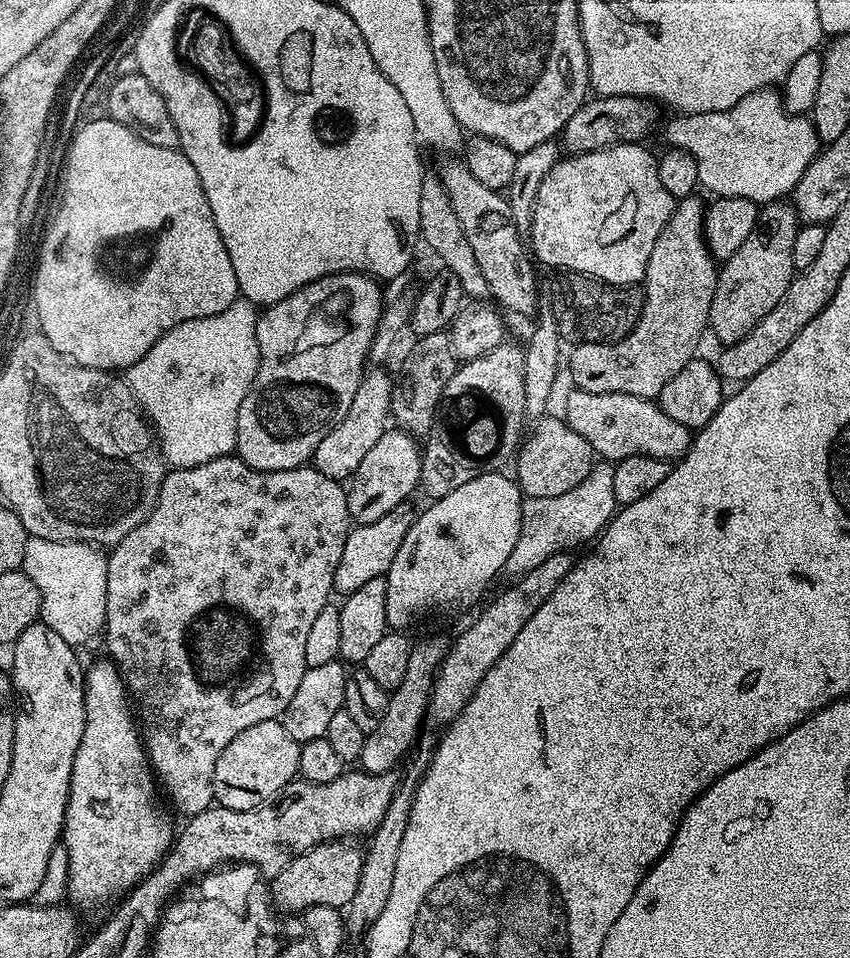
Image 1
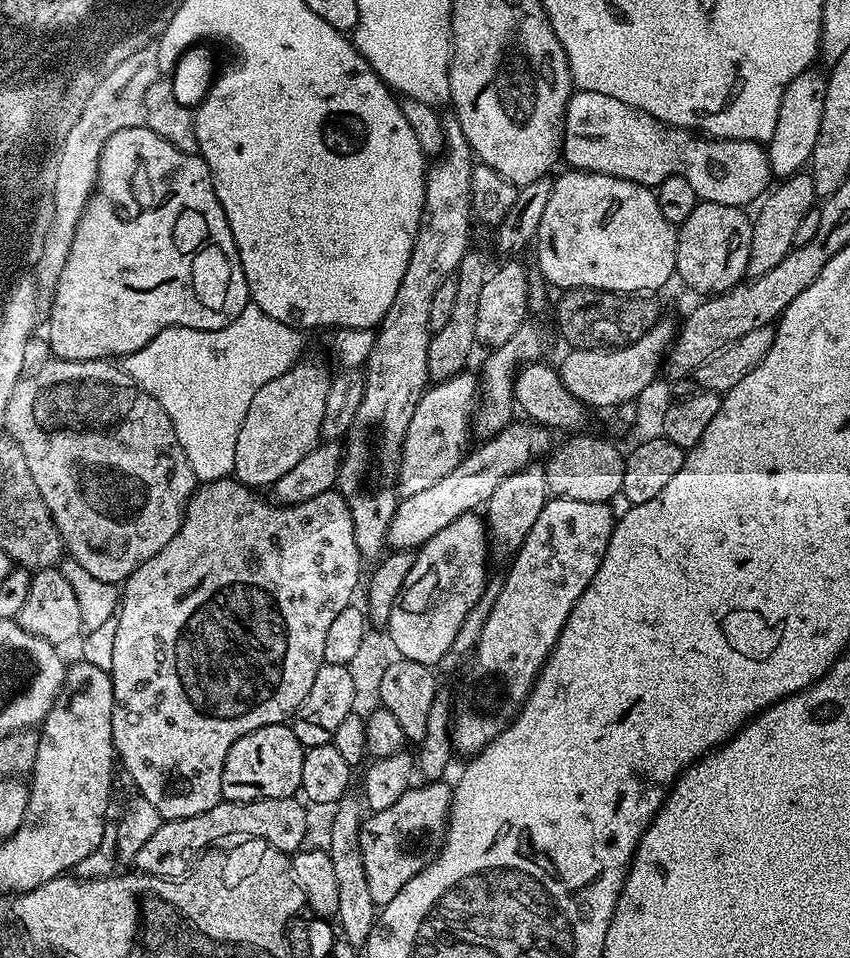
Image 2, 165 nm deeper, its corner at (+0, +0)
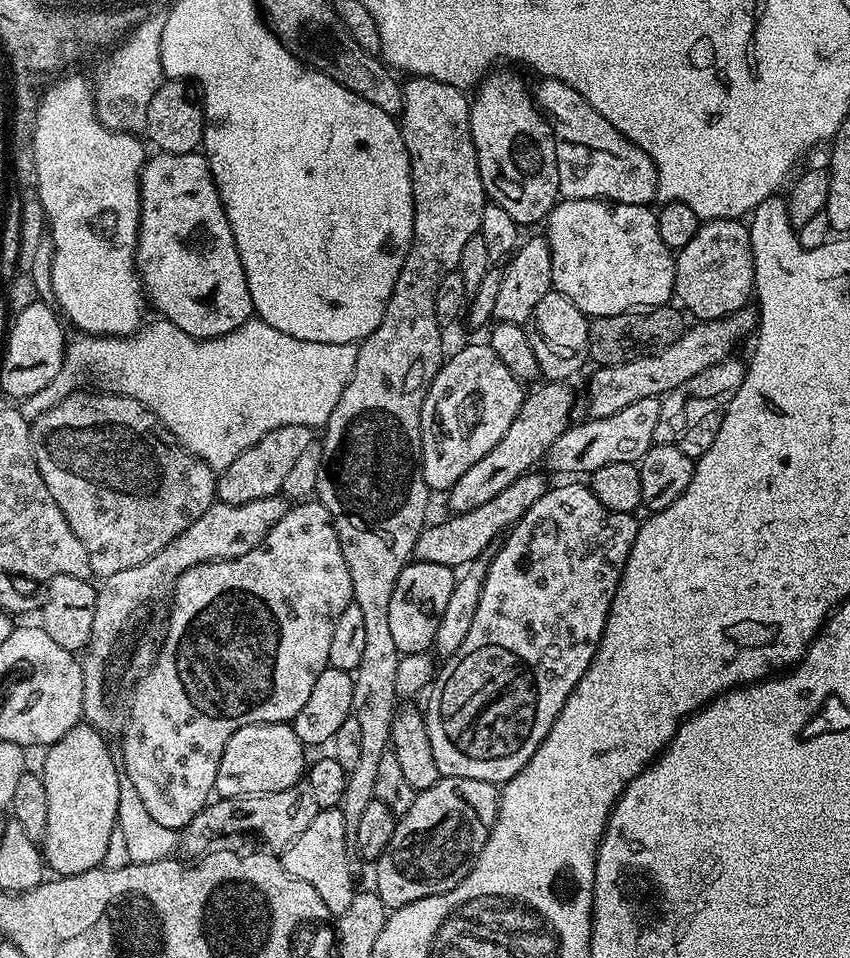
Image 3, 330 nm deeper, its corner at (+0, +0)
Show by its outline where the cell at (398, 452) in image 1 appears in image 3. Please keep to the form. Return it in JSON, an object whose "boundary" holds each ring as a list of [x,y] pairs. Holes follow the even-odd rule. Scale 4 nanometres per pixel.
{"boundary":[[[487,343],[468,344],[449,355],[428,387],[420,415],[420,469],[429,490],[447,490],[510,430],[526,388]]]}

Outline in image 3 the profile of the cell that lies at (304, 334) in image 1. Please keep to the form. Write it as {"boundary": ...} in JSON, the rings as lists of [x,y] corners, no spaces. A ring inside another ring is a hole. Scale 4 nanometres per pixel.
{"boundary":[[[282,426],[268,432],[250,450],[238,454],[216,481],[216,500],[222,504],[254,502],[254,498],[275,496],[281,491],[286,474],[301,457],[302,450],[314,443],[313,429],[306,426]]]}

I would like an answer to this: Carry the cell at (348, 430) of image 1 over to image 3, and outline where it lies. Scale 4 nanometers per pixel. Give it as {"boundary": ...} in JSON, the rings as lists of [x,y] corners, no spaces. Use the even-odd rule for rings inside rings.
{"boundary":[[[280,494],[266,496],[264,498],[254,498],[254,502],[242,502],[241,504],[222,504],[214,502],[208,507],[206,514],[202,514],[202,518],[198,518],[187,530],[182,534],[178,534],[178,538],[174,538],[166,546],[162,546],[162,550],[158,550],[158,554],[146,558],[146,562],[142,562],[142,566],[130,566],[130,570],[118,570],[118,574],[110,574],[99,581],[98,587],[96,588],[96,601],[94,602],[94,630],[90,630],[88,647],[83,653],[80,666],[80,669],[82,670],[82,682],[84,683],[82,686],[83,719],[89,724],[89,726],[91,726],[91,728],[99,730],[105,738],[113,738],[112,736],[120,738],[125,735],[130,697],[138,681],[152,669],[152,663],[156,661],[156,655],[160,652],[160,644],[164,641],[164,629],[168,627],[170,593],[172,589],[176,587],[176,580],[178,577],[188,568],[193,568],[196,564],[207,564],[209,560],[236,560],[242,554],[254,550],[259,544],[261,544],[261,542],[263,542],[266,538],[266,534],[270,534],[272,527],[288,513],[289,507],[289,501]]]}

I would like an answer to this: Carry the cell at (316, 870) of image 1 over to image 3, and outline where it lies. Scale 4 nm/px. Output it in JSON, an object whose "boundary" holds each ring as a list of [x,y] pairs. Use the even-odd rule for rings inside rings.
{"boundary":[[[441,776],[434,786],[416,793],[410,810],[397,819],[390,846],[374,862],[374,891],[382,898],[385,908],[395,910],[427,896],[454,890],[484,849],[488,831],[499,812],[497,785],[478,778]]]}

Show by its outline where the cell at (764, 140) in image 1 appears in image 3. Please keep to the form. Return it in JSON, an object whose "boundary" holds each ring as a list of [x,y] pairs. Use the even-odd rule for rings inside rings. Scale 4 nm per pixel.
{"boundary":[[[561,80],[539,81],[541,84],[534,88],[534,99],[549,124],[552,125],[552,136],[556,140],[556,161],[558,162],[558,186],[560,194],[566,200],[613,200],[616,204],[651,205],[656,200],[656,167],[646,154],[633,140],[628,140],[623,132],[619,132],[578,90],[566,86]]]}

